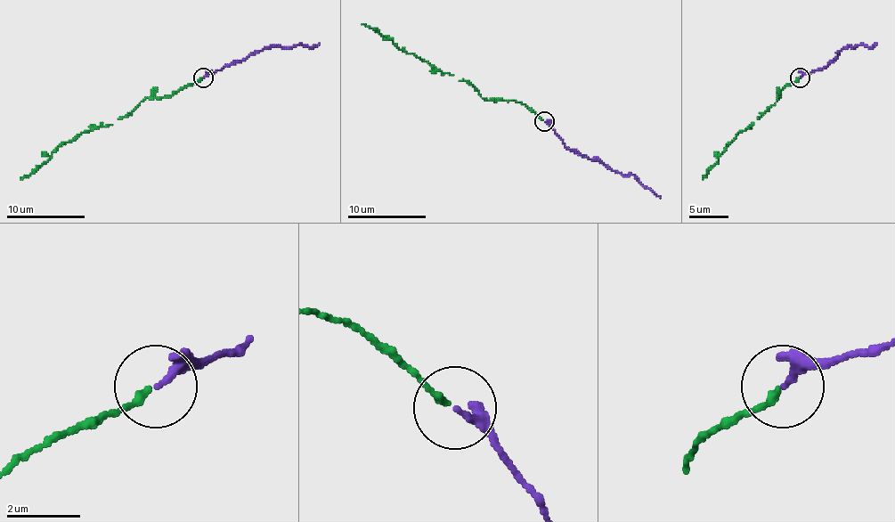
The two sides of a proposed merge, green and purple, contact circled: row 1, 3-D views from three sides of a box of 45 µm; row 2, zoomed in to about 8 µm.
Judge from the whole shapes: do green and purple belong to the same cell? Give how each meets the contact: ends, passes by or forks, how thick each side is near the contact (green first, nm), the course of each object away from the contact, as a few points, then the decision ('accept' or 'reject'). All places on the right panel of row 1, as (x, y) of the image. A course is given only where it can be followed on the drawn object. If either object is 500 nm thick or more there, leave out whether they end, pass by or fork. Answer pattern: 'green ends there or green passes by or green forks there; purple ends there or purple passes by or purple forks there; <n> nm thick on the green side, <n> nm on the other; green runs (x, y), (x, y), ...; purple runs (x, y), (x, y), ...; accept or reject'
green ends there; purple passes by; 190 nm thick on the green side, 140 nm on the other; green runs (798, 77), (781, 92), (778, 99), (753, 125), (740, 133), (703, 179); purple runs (801, 77), (825, 66), (843, 48), (873, 46), (876, 43); accept

